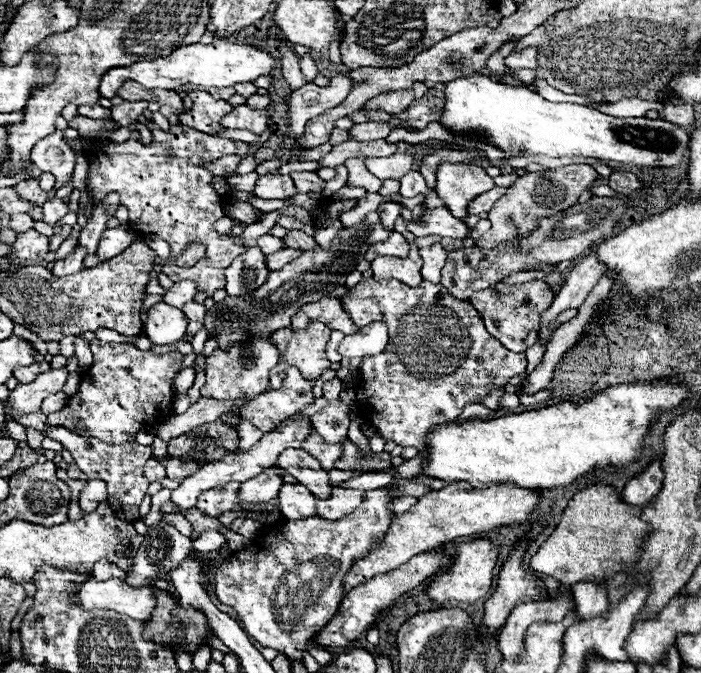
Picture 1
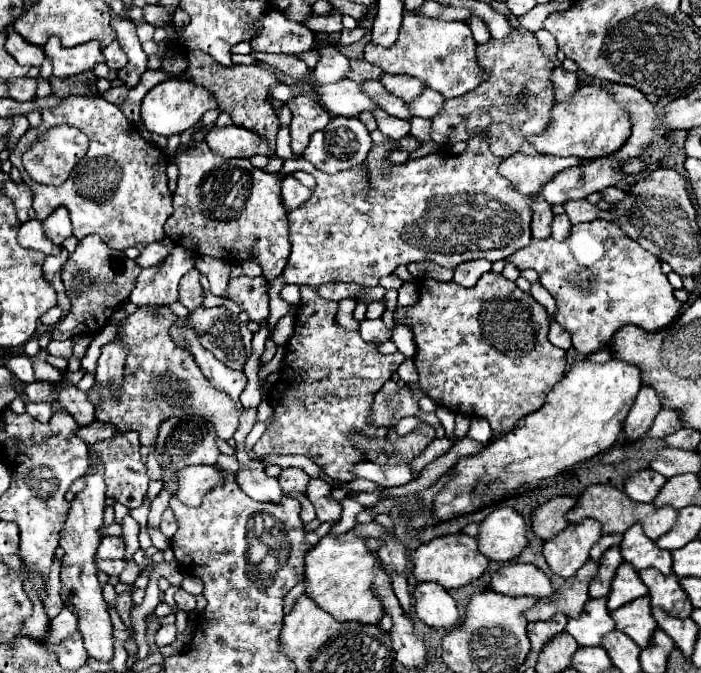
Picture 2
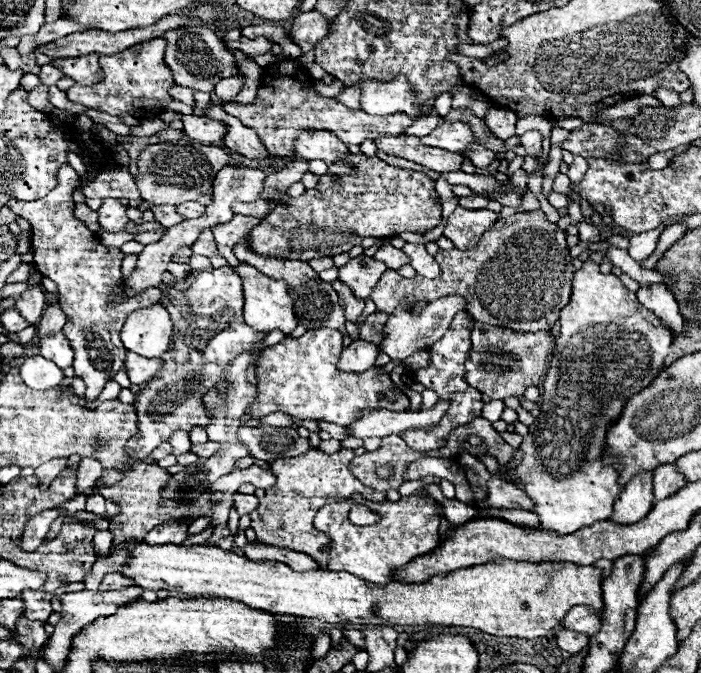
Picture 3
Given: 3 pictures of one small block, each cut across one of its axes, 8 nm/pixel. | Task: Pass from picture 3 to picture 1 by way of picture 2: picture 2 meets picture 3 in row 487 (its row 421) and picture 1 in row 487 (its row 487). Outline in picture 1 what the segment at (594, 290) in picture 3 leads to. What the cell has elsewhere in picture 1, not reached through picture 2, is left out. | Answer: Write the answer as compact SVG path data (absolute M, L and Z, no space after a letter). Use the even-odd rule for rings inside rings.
M454 482L442 490L432 490L418 498L418 502L404 514L396 514L388 534L384 534L380 546L372 550L366 560L352 566L352 574L346 574L346 590L372 580L378 574L392 572L406 564L412 556L434 550L444 542L460 536L472 536L482 532L492 532L510 524L526 522L534 516L540 502L538 490L520 488L516 484L496 484L490 488L472 488L468 482Z

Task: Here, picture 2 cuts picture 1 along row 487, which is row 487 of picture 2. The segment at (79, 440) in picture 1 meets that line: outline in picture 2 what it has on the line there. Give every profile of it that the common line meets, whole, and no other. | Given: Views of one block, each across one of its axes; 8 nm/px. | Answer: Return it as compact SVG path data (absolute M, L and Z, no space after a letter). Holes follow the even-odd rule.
M124 432L112 440L102 440L96 442L92 446L88 446L88 454L90 454L90 468L104 468L104 480L106 480L106 496L114 498L116 502L128 506L128 508L136 508L142 504L142 496L144 490L148 486L148 476L146 476L146 466L142 462L140 456L140 442L138 442L138 432Z

